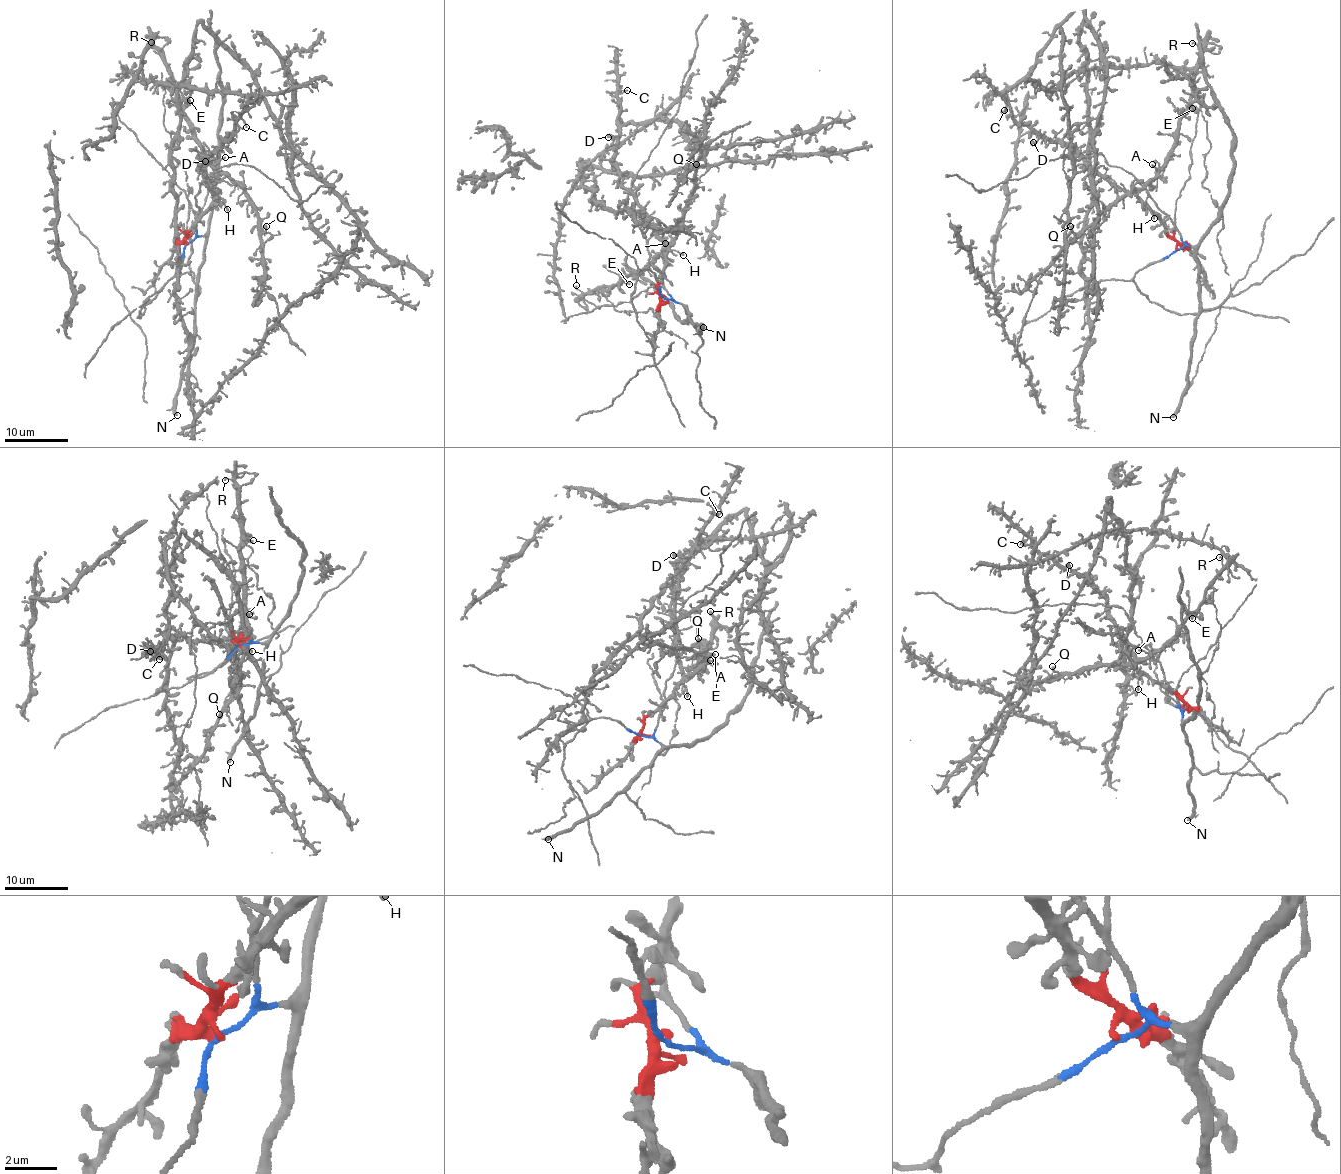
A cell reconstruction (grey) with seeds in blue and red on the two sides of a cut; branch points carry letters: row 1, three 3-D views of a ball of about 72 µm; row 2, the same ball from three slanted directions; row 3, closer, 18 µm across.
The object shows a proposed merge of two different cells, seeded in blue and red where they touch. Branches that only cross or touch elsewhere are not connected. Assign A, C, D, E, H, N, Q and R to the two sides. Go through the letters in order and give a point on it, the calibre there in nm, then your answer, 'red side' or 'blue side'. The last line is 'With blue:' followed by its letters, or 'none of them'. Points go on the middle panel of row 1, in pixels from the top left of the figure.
A: at (665, 243); 180 nm thick; blue side
C: at (627, 90); 150 nm thick; red side
D: at (608, 137); 360 nm thick; red side
E: at (629, 284); 220 nm thick; blue side
H: at (683, 255); 200 nm thick; red side
N: at (703, 327); 400 nm thick; blue side
Q: at (696, 164); 320 nm thick; blue side
R: at (576, 285); 170 nm thick; blue side
With blue: A, E, N, Q, R

